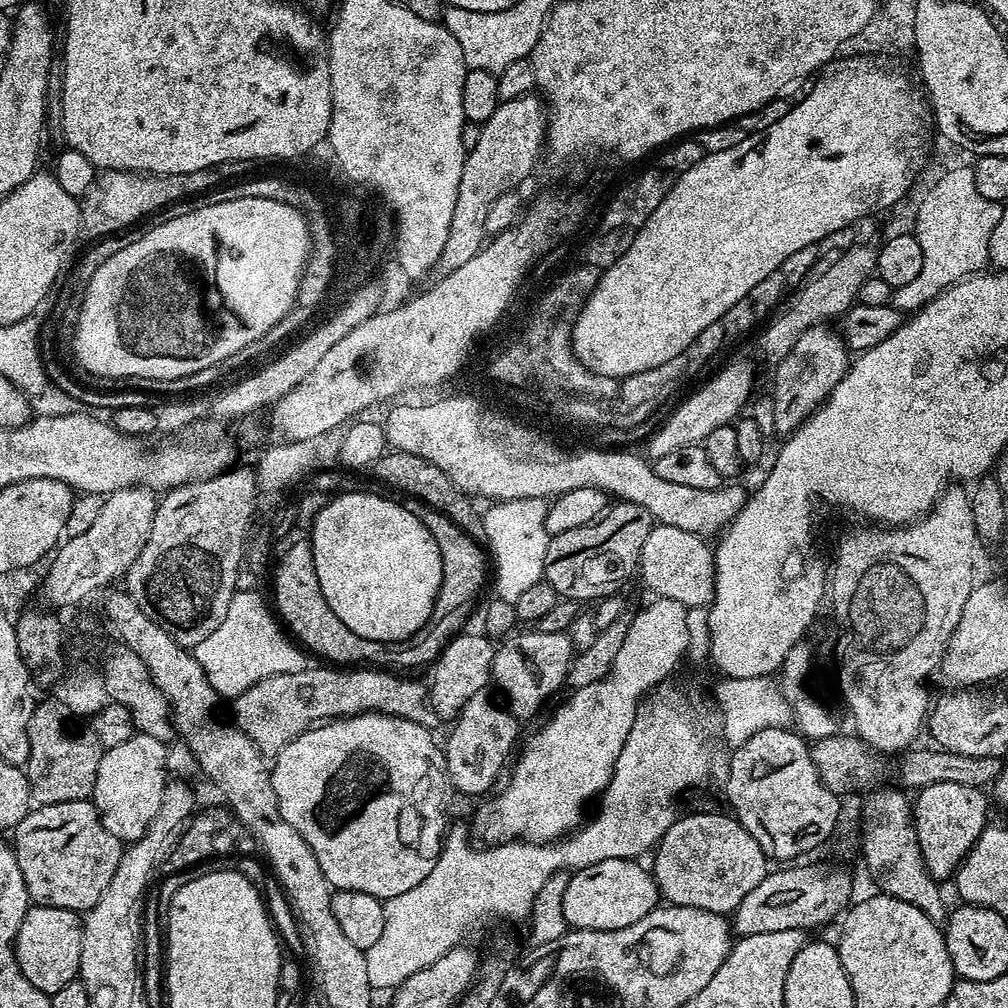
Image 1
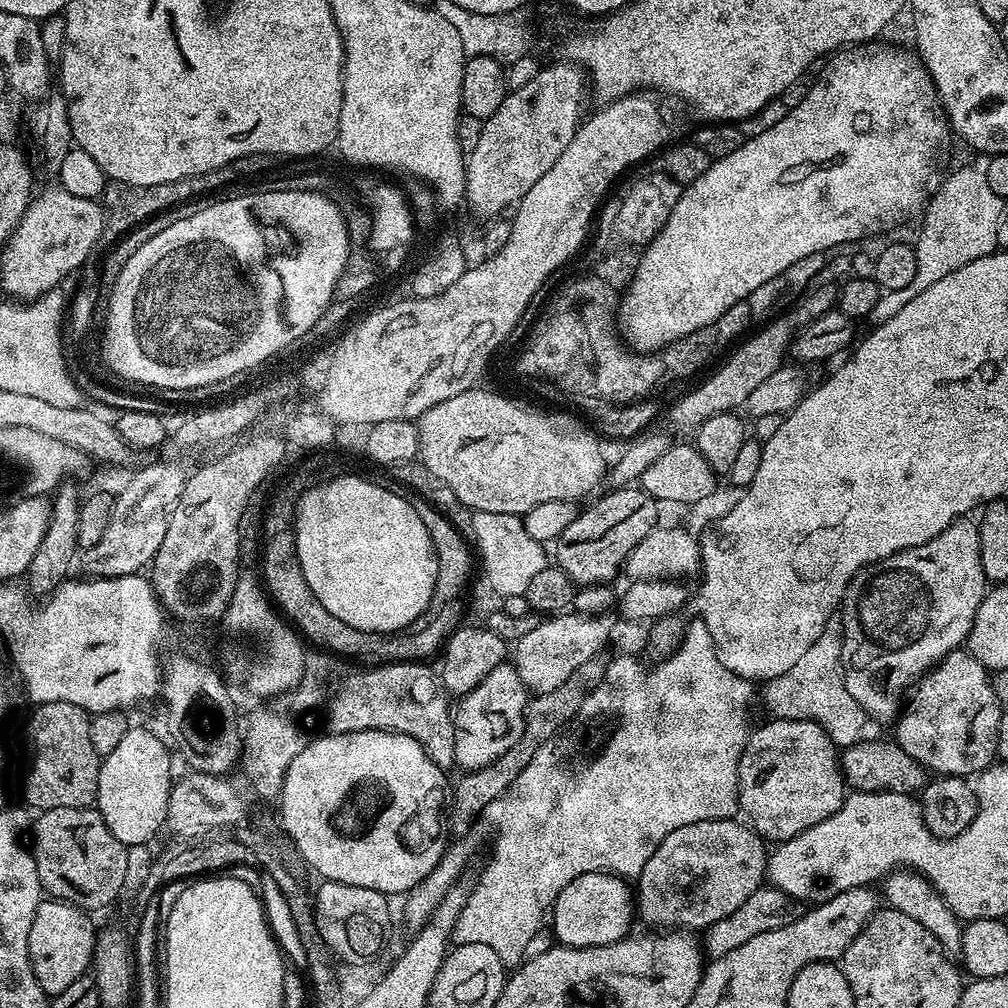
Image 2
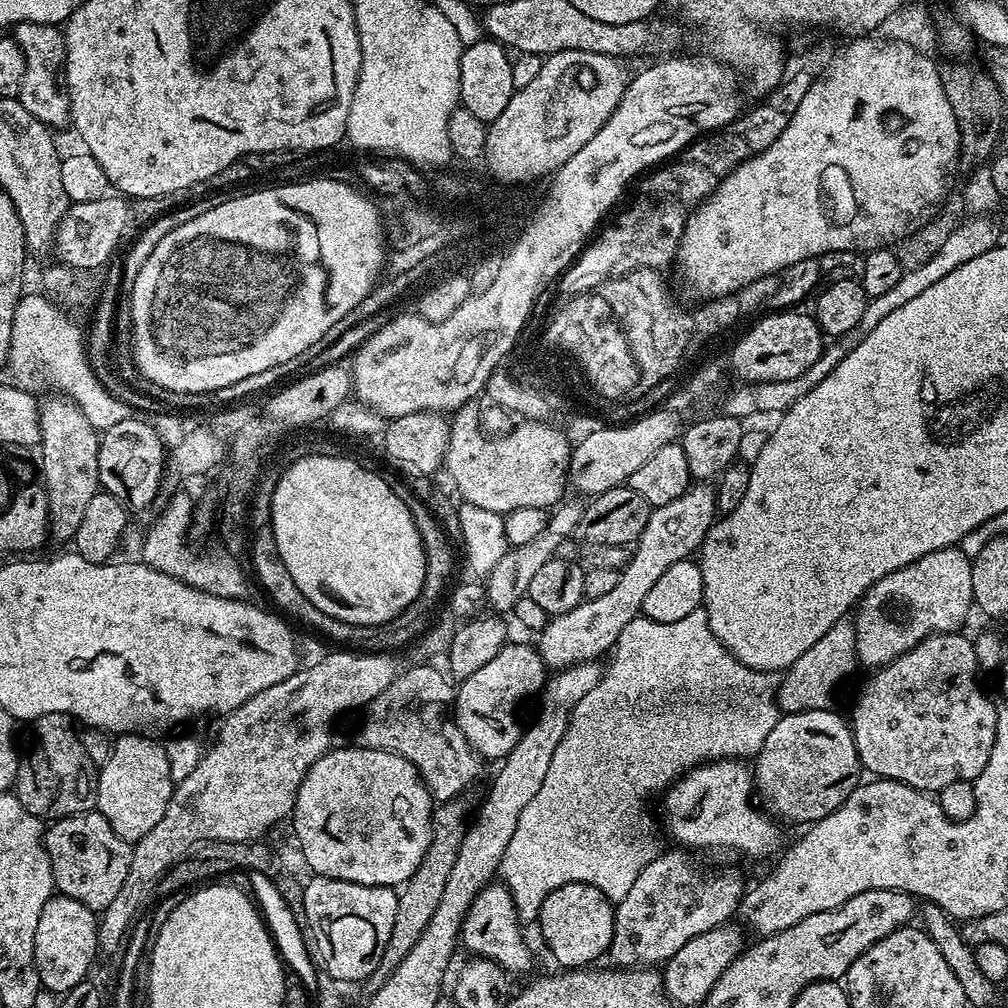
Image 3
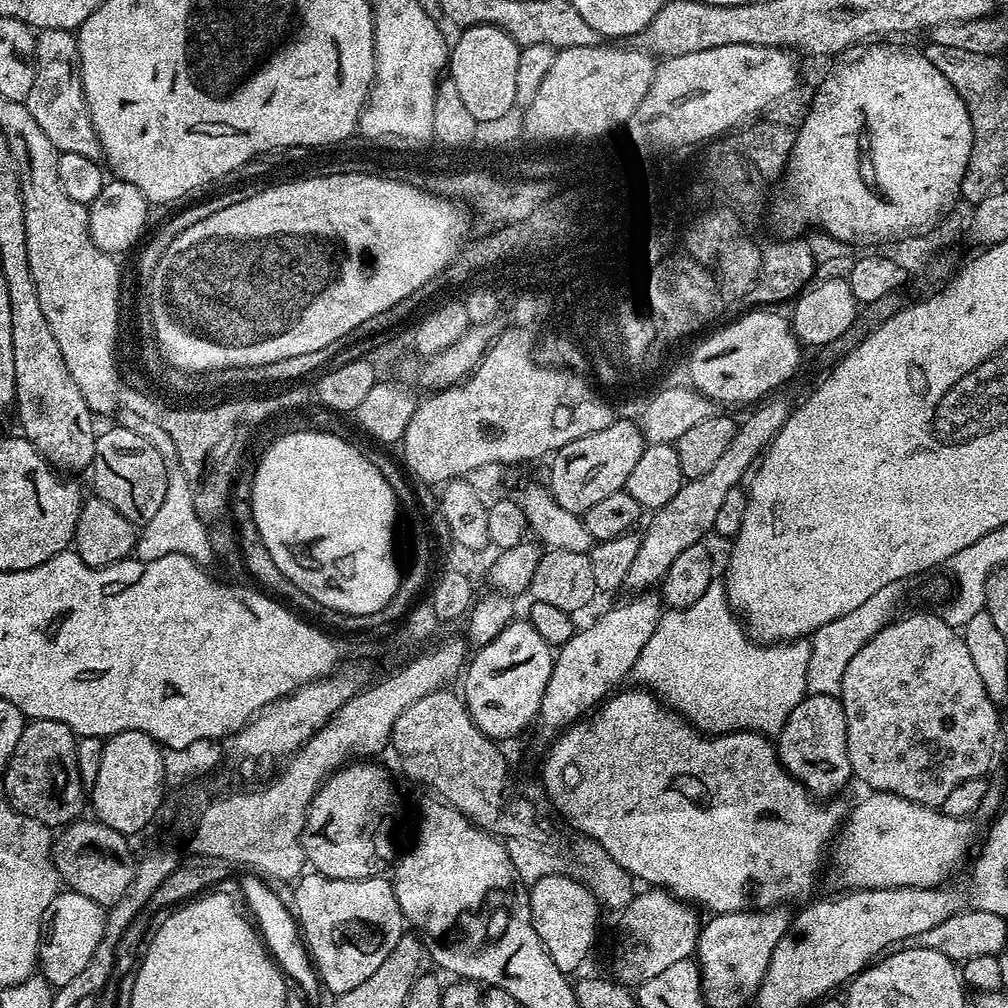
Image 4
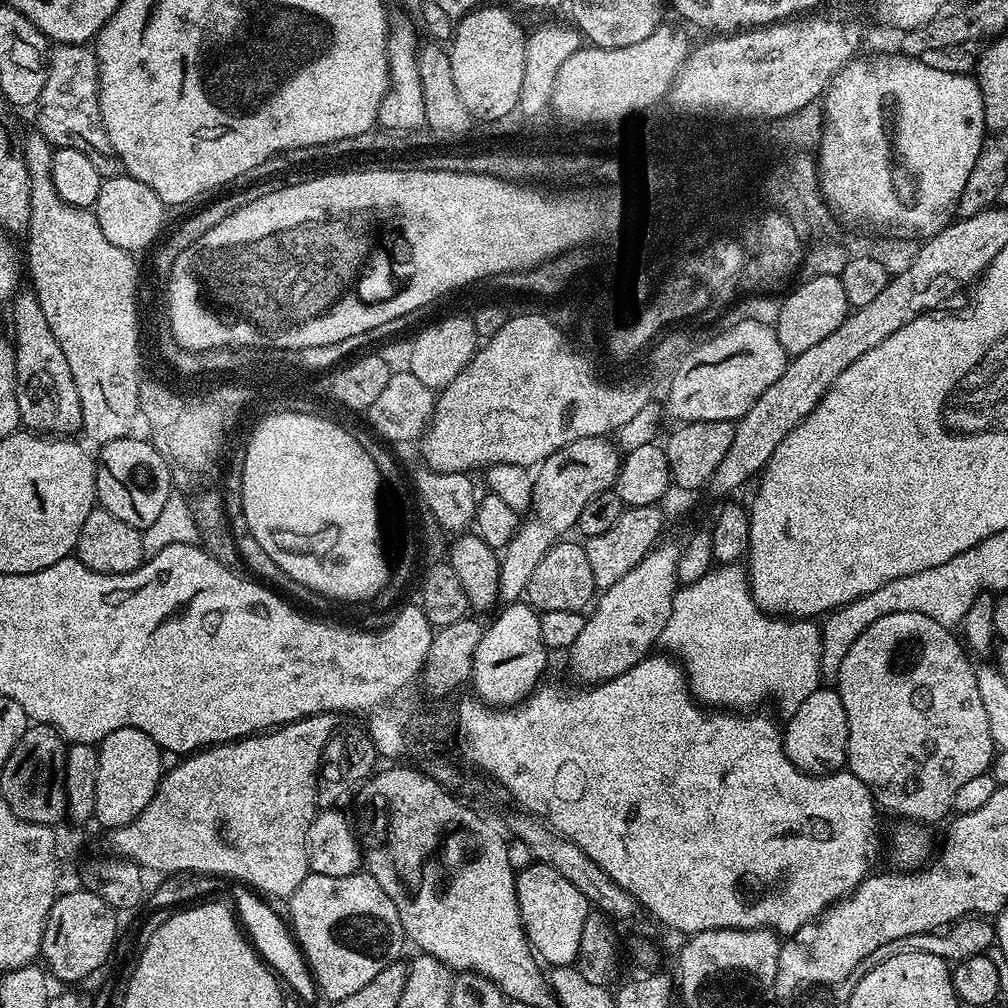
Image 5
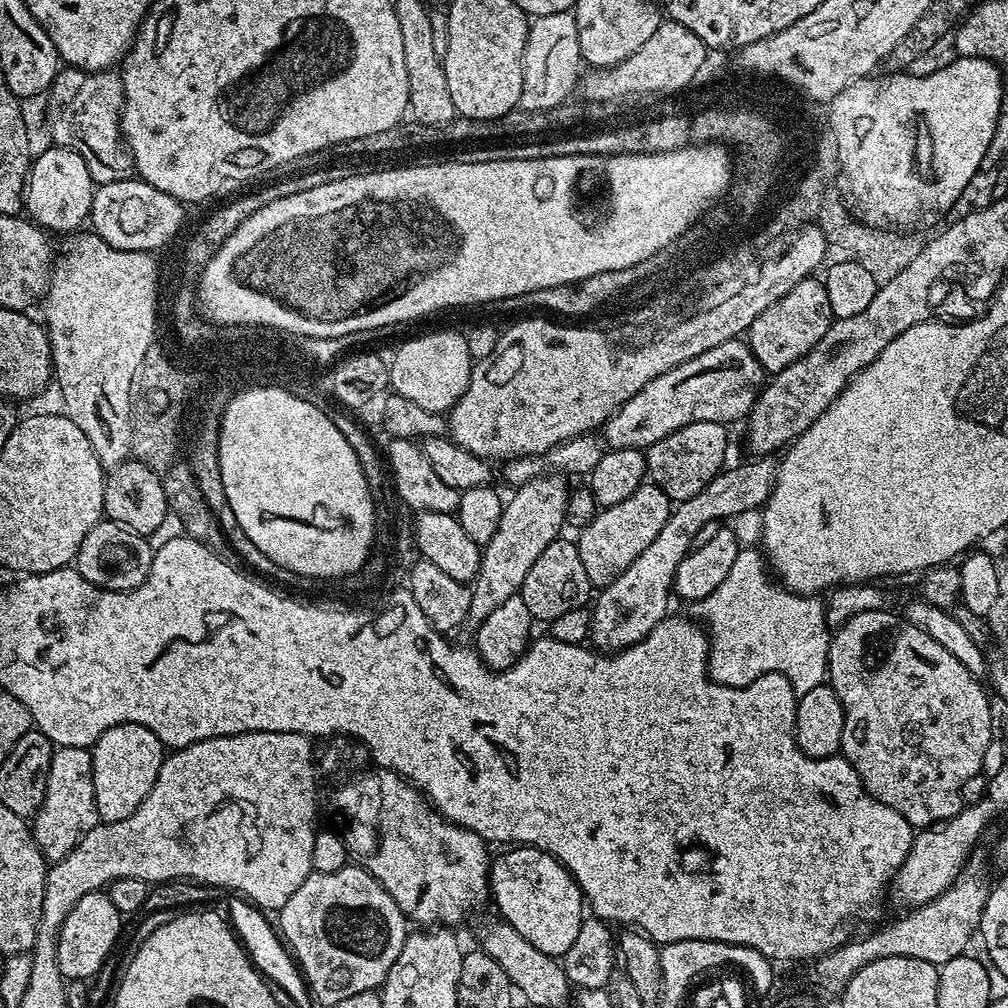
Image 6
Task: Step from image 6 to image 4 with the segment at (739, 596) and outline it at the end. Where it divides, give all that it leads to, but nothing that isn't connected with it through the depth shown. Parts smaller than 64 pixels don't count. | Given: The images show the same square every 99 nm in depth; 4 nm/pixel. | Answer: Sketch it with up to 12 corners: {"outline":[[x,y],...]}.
{"outline":[[713,582],[630,676],[705,734],[776,738],[808,638],[757,642]]}

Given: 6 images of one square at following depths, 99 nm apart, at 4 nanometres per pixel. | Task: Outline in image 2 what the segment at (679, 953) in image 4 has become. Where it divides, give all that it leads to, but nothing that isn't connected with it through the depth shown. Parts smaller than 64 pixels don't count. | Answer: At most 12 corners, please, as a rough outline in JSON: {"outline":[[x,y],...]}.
{"outline":[[728,818],[666,834],[634,884],[664,930],[706,930],[765,883]]}

